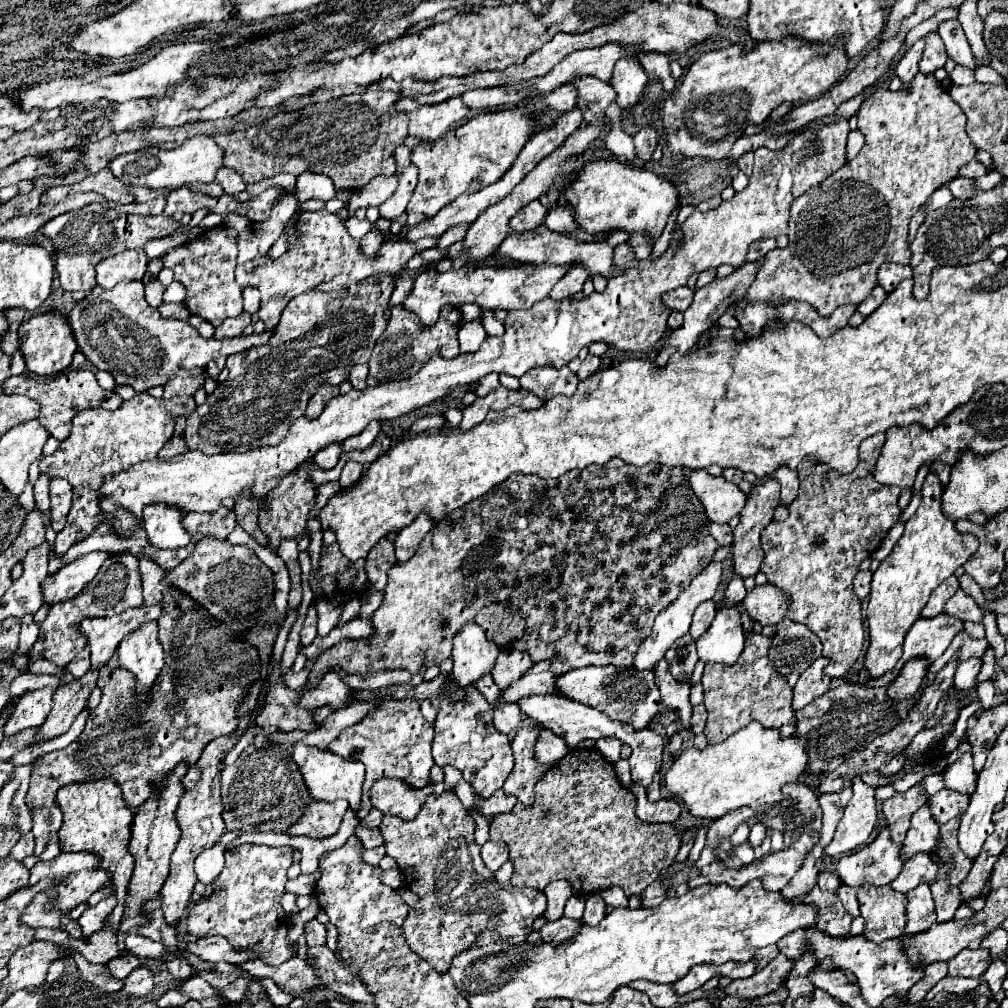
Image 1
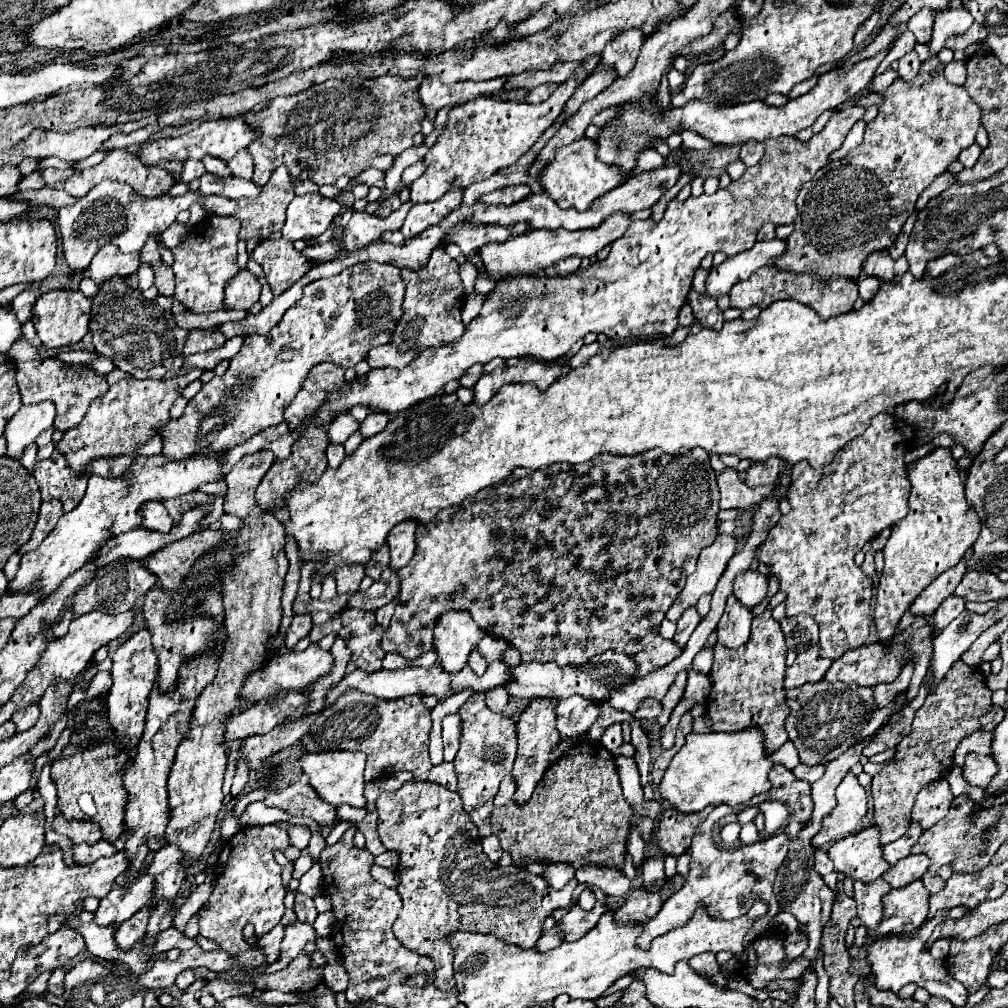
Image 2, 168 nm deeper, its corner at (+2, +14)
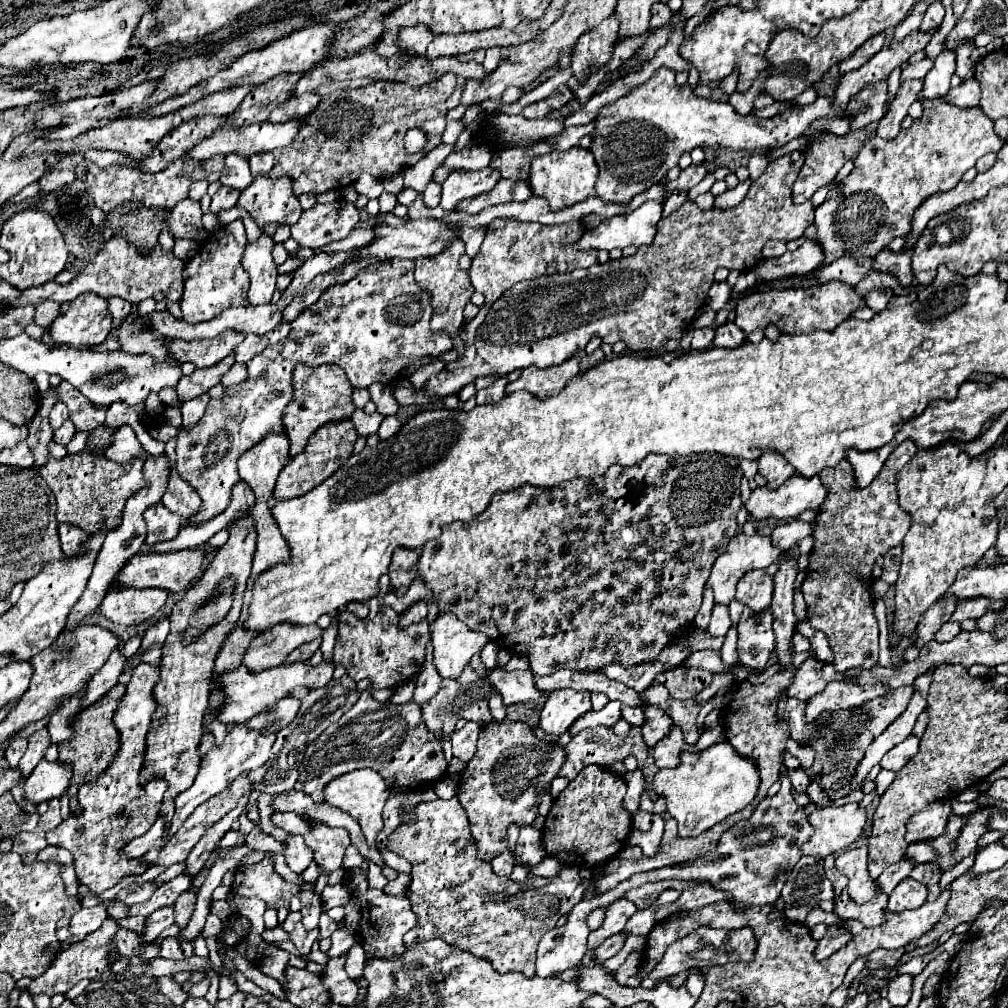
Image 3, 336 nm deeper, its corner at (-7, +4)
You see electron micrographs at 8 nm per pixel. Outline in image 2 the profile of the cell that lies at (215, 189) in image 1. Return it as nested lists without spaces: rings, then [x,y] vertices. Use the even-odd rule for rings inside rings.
[[[204,156],[202,162],[206,166],[206,172],[212,172],[216,176],[230,176],[230,170],[226,168],[224,160],[218,160],[218,158],[212,158],[212,156]]]

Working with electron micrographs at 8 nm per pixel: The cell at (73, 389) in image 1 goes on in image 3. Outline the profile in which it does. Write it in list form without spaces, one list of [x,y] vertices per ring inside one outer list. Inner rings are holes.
[[[61,382],[55,390],[59,392],[59,400],[67,404],[69,418],[77,430],[95,430],[103,424],[107,414],[105,406],[87,402],[87,398],[83,398],[83,394],[79,394],[79,390],[75,390],[69,382]]]

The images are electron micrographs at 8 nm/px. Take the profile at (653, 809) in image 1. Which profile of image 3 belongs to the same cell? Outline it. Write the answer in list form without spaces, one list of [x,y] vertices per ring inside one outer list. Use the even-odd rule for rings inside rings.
[[[637,812],[635,814],[635,818],[633,818],[633,828],[637,828],[637,830],[641,830],[641,832],[647,832],[649,828],[651,828],[651,814],[647,814],[647,812]]]

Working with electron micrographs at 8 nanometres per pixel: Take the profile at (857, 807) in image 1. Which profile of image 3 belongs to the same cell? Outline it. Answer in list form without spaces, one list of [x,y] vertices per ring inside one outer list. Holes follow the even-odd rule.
[[[855,802],[845,806],[817,808],[809,814],[809,824],[815,828],[815,832],[801,848],[801,854],[821,860],[833,852],[847,848],[861,836],[865,820],[867,812]]]

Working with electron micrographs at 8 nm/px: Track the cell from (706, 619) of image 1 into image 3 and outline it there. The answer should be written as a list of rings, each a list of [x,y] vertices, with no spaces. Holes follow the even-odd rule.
[[[715,604],[707,632],[711,636],[725,636],[729,628],[731,628],[731,618],[729,618],[727,606],[725,604]]]

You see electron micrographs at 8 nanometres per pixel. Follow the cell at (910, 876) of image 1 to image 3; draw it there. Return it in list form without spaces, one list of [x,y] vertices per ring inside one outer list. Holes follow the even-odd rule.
[[[905,878],[899,882],[899,886],[889,896],[889,910],[891,912],[903,912],[903,910],[915,910],[925,904],[927,888],[921,882],[915,882],[913,878]]]

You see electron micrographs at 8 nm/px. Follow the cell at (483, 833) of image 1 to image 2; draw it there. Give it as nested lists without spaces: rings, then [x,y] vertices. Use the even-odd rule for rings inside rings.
[[[474,692],[466,700],[466,704],[458,708],[458,716],[462,720],[460,750],[454,758],[454,768],[458,774],[458,794],[462,796],[464,810],[478,826],[480,838],[486,838],[492,834],[490,832],[490,812],[494,808],[492,800],[498,792],[502,778],[510,772],[512,762],[516,758],[516,726],[504,714],[494,714],[486,706],[482,692]]]

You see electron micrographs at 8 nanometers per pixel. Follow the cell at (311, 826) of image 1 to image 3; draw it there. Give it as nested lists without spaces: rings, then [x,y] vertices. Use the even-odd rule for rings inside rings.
[[[275,812],[271,816],[271,820],[277,828],[283,828],[289,834],[301,834],[303,836],[303,834],[307,834],[307,830],[311,830],[311,826],[307,822],[303,822],[303,816],[293,814],[293,812],[287,812],[287,814]]]

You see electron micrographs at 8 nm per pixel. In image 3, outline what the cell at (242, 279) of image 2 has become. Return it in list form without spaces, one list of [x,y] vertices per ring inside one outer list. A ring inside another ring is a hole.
[[[261,234],[255,242],[249,242],[245,246],[243,268],[251,276],[251,288],[247,292],[247,300],[253,306],[271,302],[277,280],[277,266],[271,256],[273,246],[275,246],[273,238],[265,234]]]

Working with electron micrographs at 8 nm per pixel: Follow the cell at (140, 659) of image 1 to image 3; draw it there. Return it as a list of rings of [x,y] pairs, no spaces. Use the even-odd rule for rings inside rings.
[[[139,664],[133,670],[133,678],[127,684],[127,692],[121,698],[113,716],[113,724],[119,730],[119,754],[95,782],[89,782],[87,786],[79,788],[79,812],[71,812],[69,818],[61,822],[61,826],[47,834],[47,842],[51,846],[65,848],[73,854],[79,884],[87,886],[95,894],[113,888],[123,878],[139,876],[149,868],[141,858],[121,856],[121,850],[133,838],[143,836],[151,828],[151,824],[155,824],[168,788],[168,783],[161,780],[159,775],[150,777],[147,782],[141,782],[139,778],[139,772],[145,764],[149,722],[155,712],[153,686],[157,682],[157,676],[159,668],[153,668],[151,664]]]

